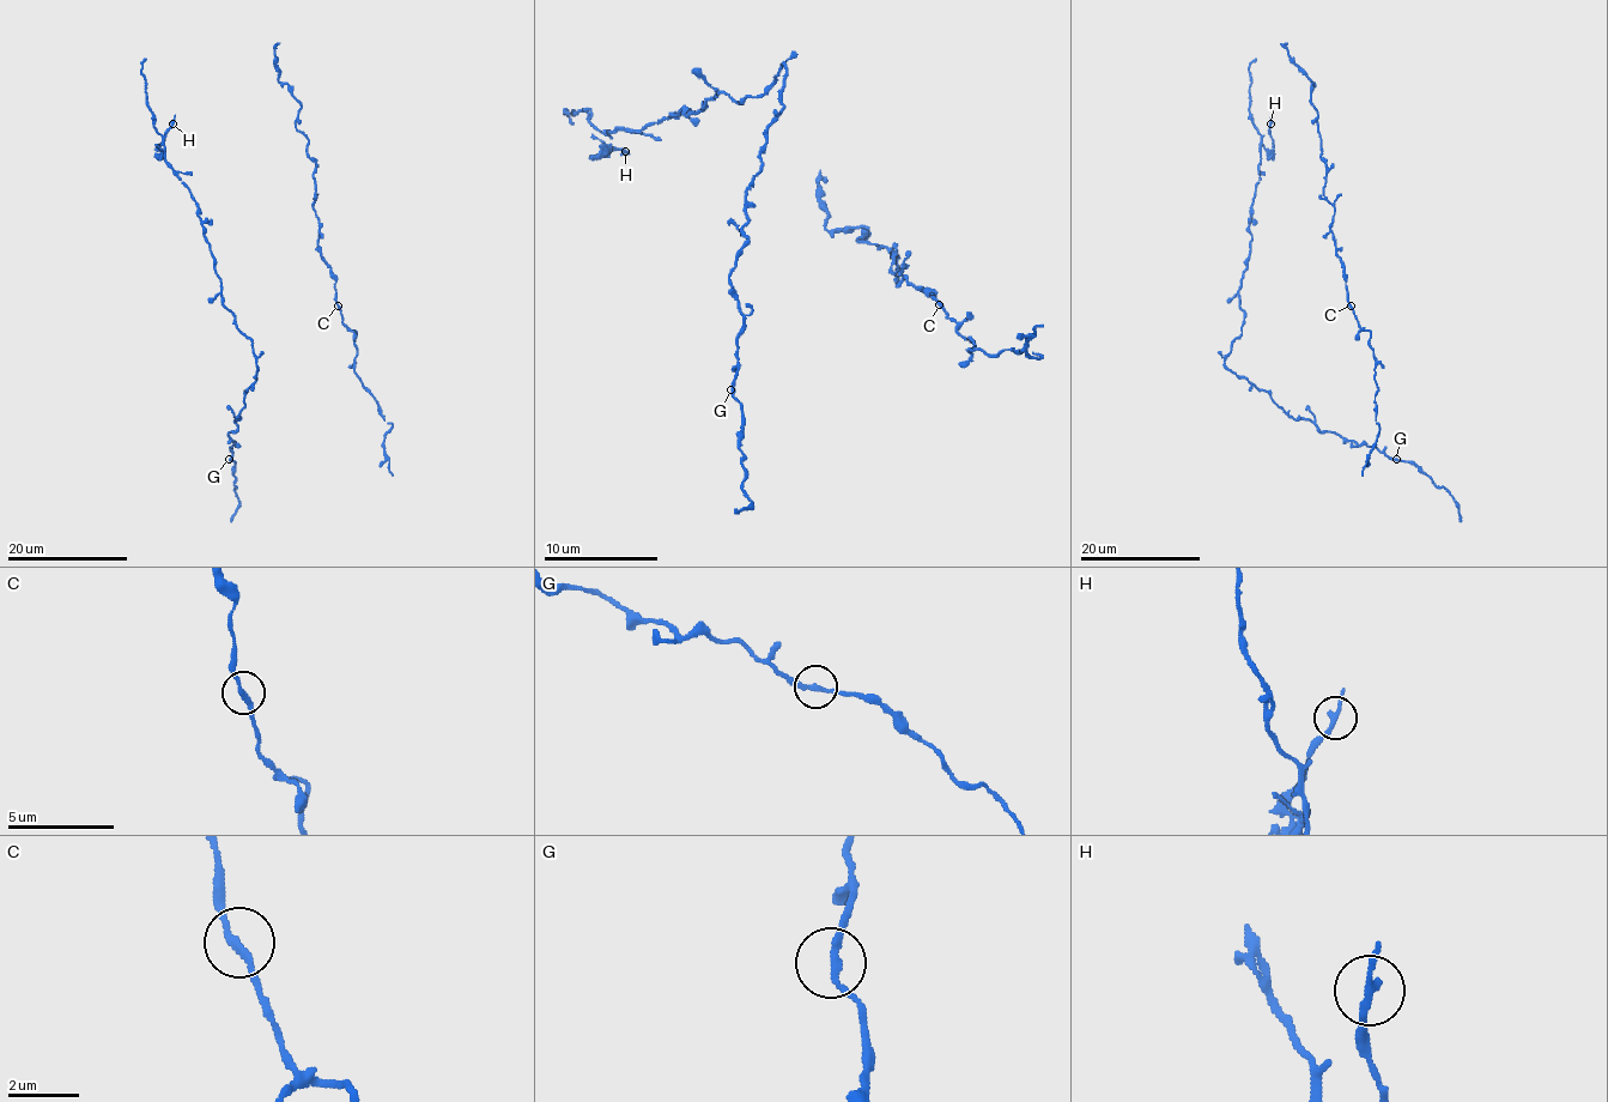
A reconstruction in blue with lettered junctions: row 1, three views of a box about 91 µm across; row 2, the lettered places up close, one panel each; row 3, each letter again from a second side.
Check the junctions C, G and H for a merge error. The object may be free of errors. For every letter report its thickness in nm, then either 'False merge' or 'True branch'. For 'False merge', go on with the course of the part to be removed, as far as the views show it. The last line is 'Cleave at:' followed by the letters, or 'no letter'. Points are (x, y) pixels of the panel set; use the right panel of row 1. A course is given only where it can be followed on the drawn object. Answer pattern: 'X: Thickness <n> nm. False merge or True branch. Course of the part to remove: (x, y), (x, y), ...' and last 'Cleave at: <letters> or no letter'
C: Thickness 200 nm. True branch
G: Thickness 200 nm. True branch
H: Thickness 200 nm. False merge. Course of the part to remove: (1270, 122), (1273, 146), (1270, 151), (1261, 144)
Cleave at: H

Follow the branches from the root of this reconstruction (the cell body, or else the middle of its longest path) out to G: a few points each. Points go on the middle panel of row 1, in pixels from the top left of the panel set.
G: (623, 150), (600, 156), (596, 135), (716, 90), (759, 96), (786, 67), (730, 273), (730, 389)

